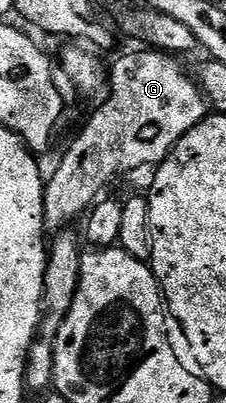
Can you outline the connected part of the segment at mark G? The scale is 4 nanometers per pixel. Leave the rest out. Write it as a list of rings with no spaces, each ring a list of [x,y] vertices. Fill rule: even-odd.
[[[159,50],[144,51],[148,52],[124,56],[110,68],[110,91],[103,97],[104,105],[65,150],[52,177],[47,177],[44,227],[49,233],[65,231],[80,215],[83,217],[105,195],[104,187],[123,172],[161,164],[172,147],[209,115],[210,105],[199,83],[184,73],[175,55]]]

